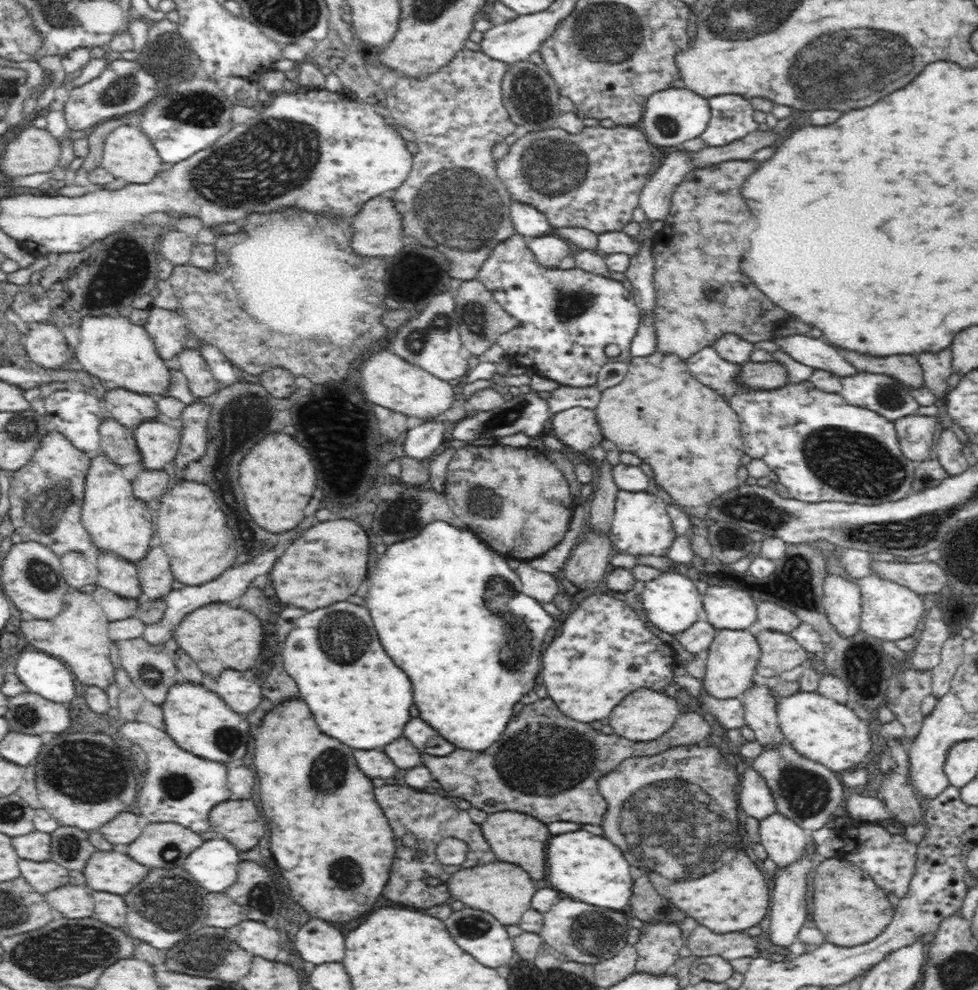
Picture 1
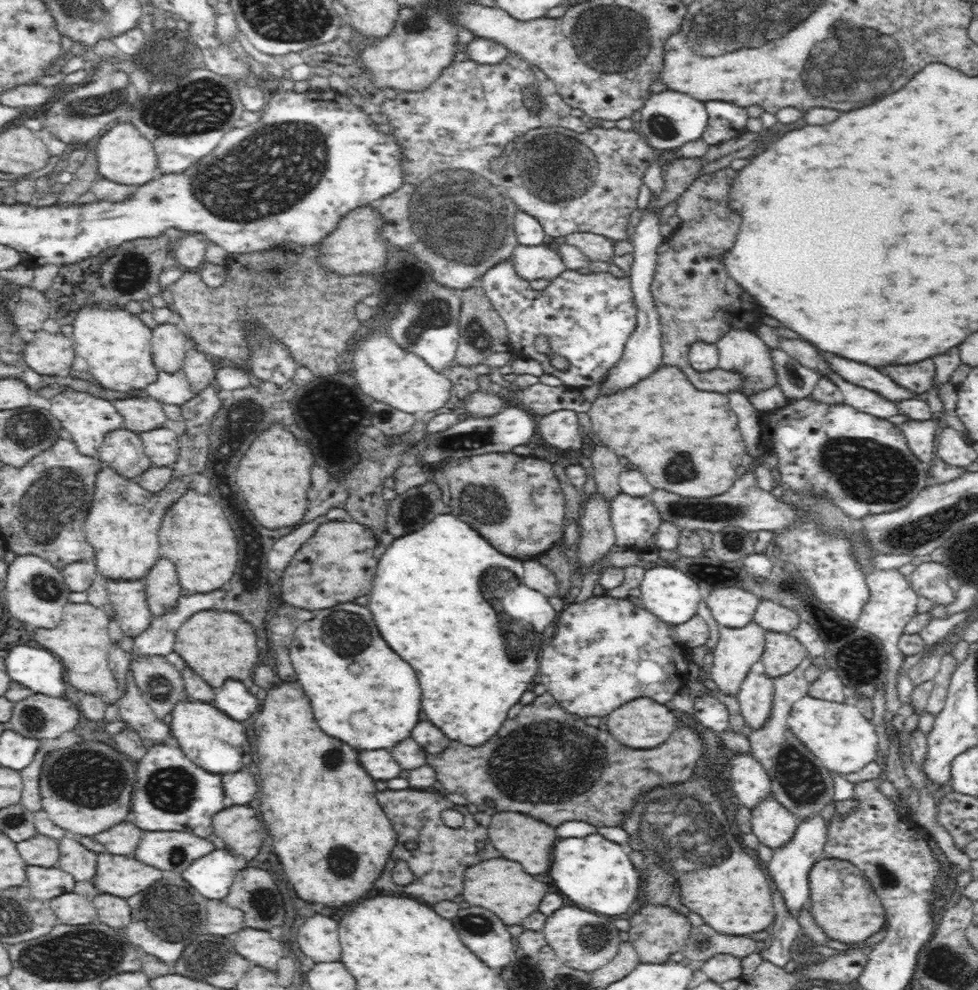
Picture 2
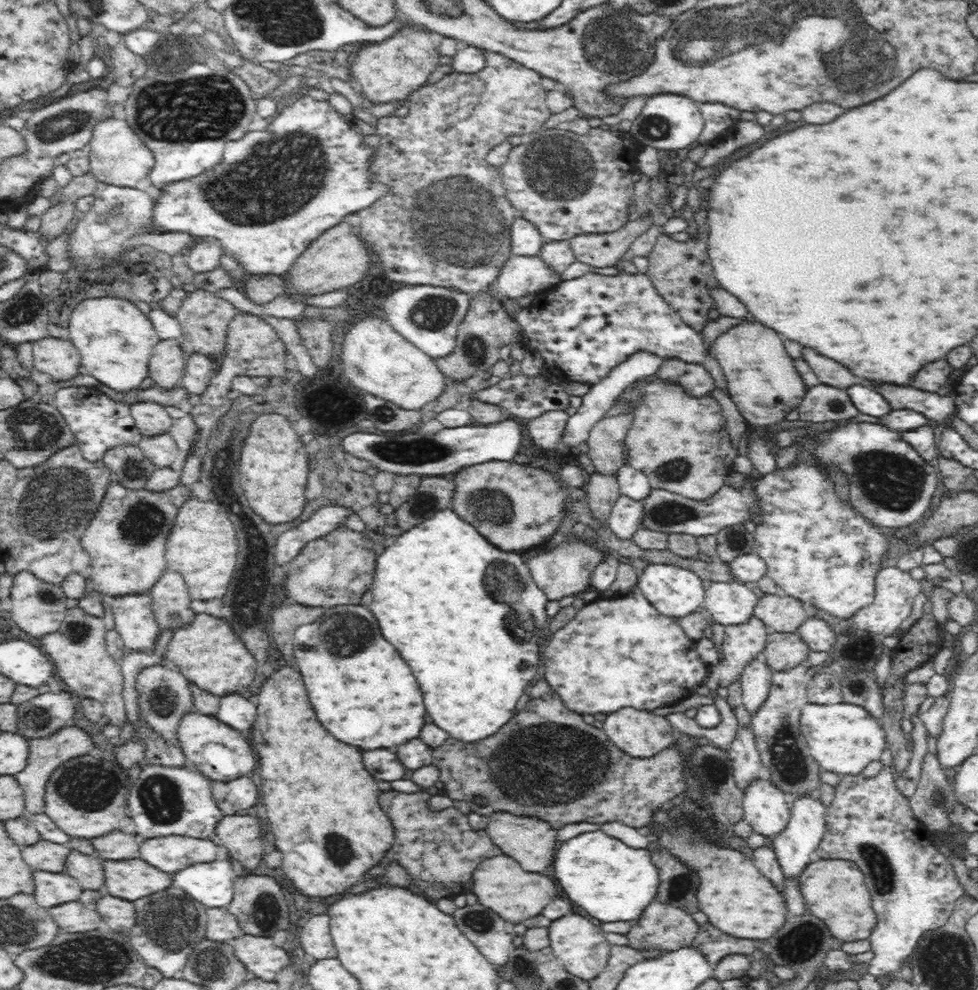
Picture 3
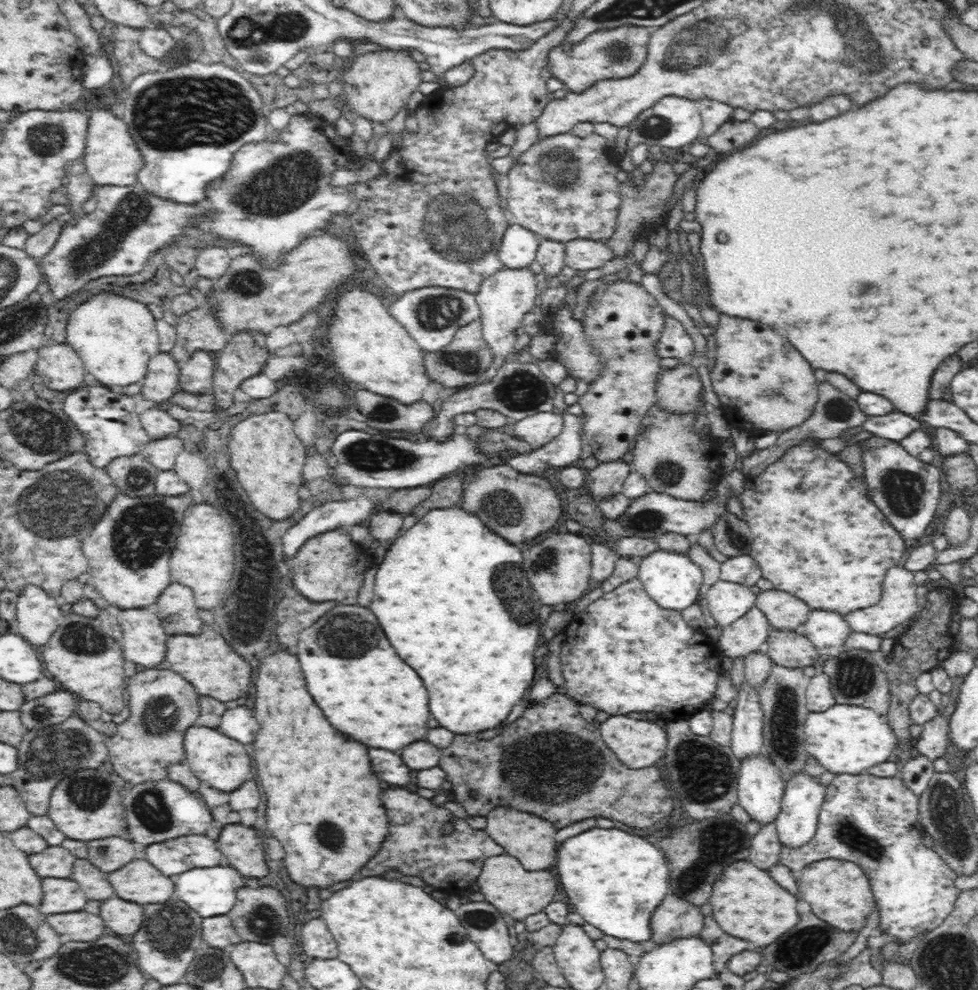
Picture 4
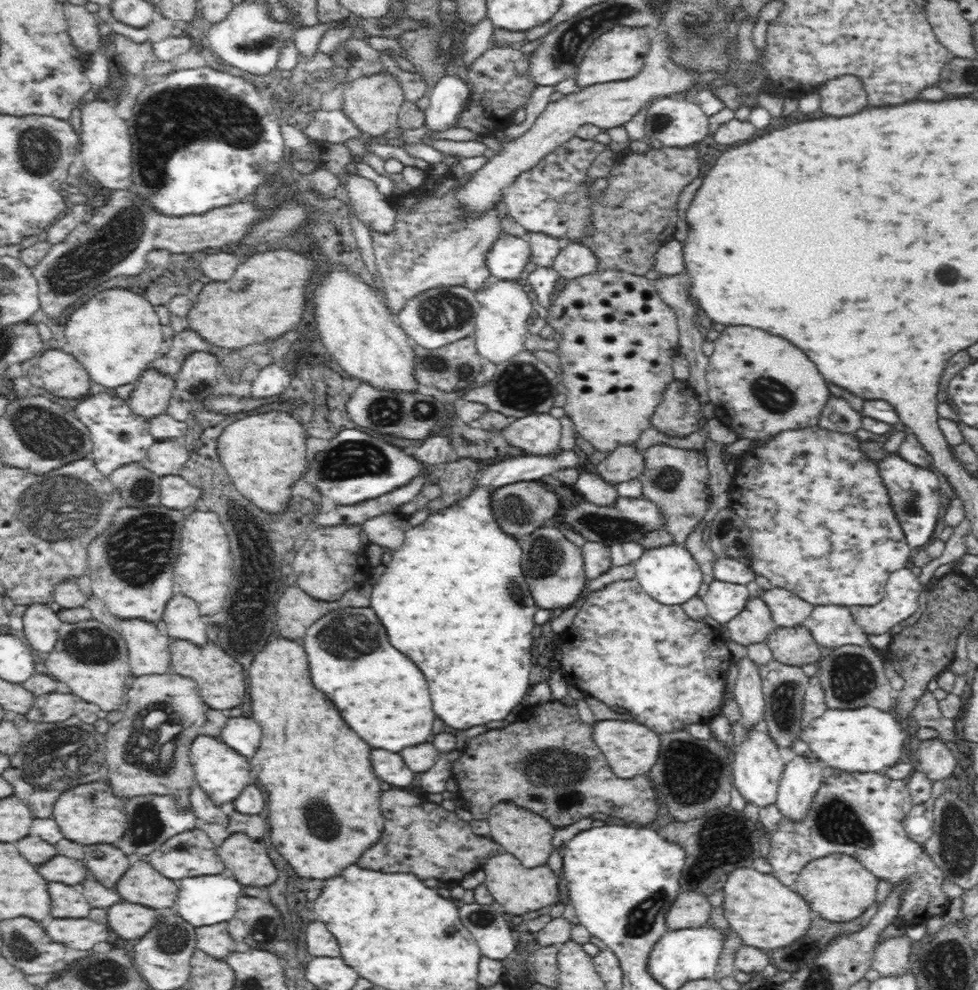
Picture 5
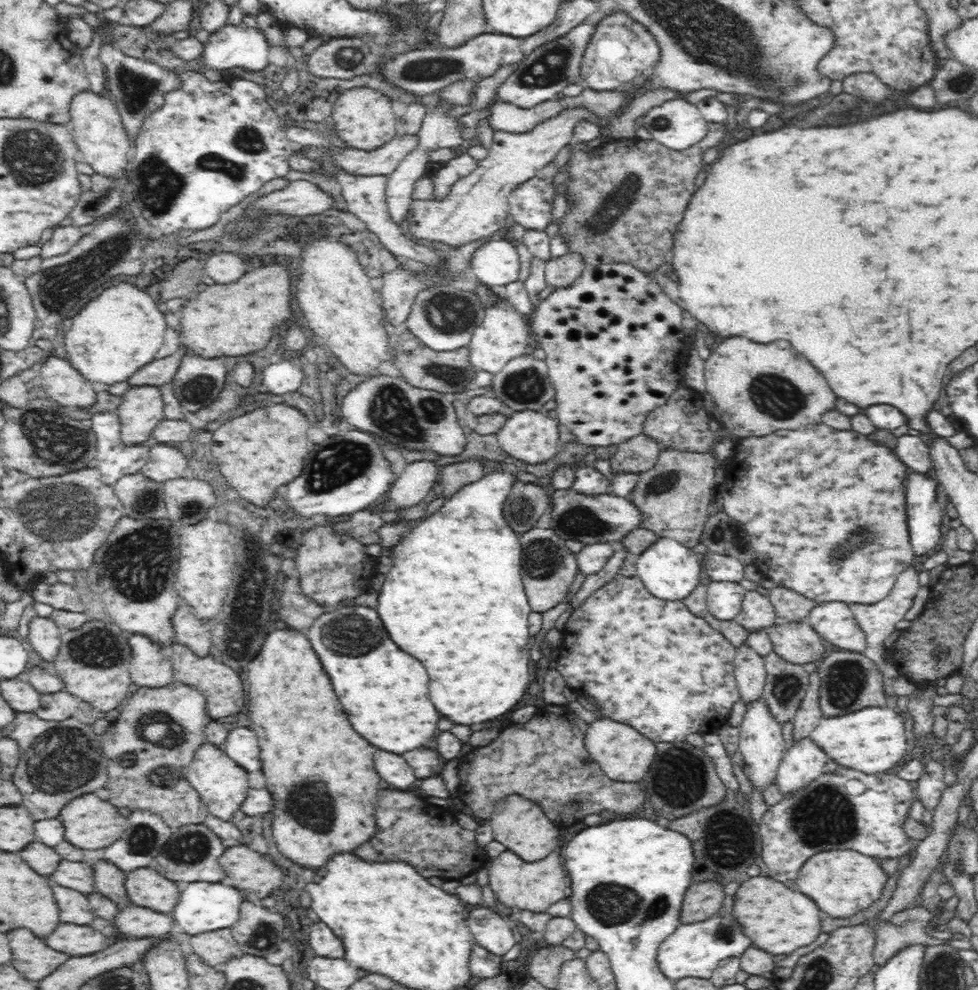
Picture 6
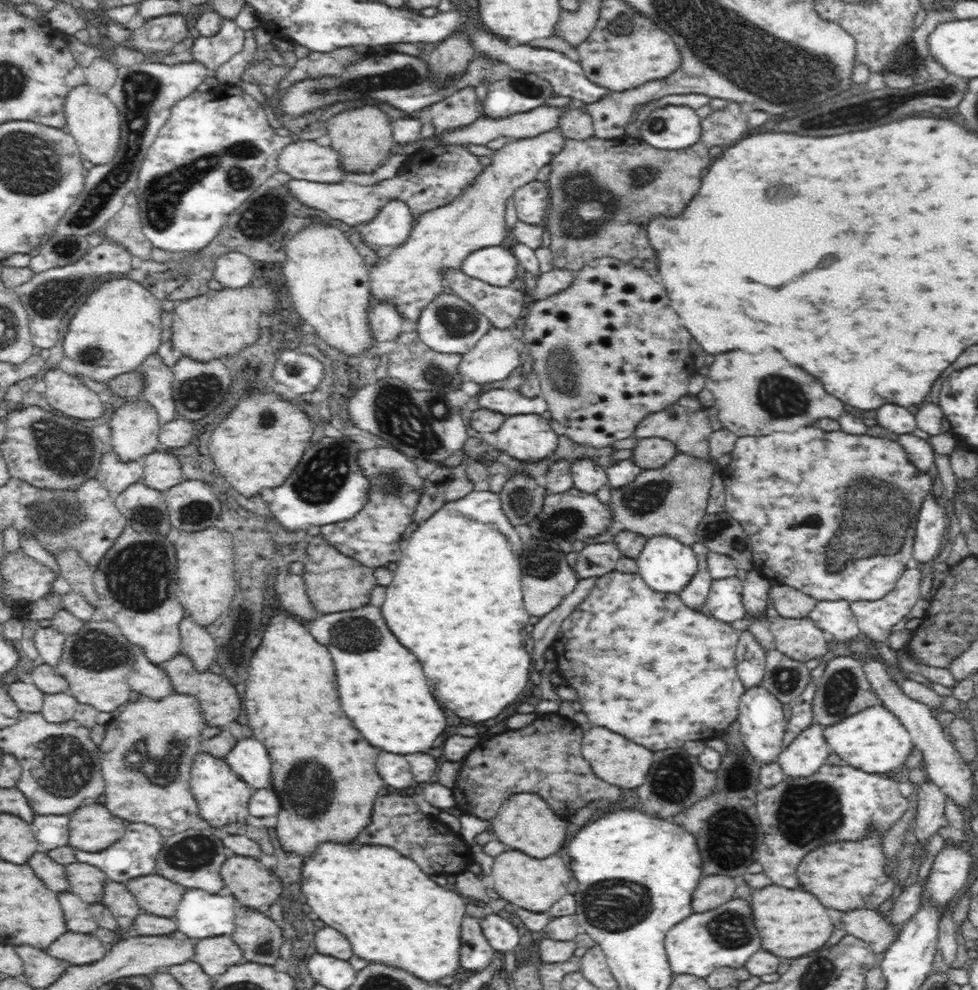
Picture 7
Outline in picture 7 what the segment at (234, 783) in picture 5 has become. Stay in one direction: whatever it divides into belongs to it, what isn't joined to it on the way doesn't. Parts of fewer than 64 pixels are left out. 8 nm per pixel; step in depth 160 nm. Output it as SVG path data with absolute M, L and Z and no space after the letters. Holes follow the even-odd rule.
M198 752L191 760L191 793L197 800L200 818L213 829L221 830L232 836L246 834L249 800L255 793L246 783L240 781L224 759L214 758L211 754Z

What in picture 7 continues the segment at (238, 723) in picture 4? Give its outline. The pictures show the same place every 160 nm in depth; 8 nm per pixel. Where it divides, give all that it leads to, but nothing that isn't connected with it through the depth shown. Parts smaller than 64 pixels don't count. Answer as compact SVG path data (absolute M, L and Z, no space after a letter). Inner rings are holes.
M242 738L224 760L231 771L254 791L272 788L272 762L266 748L254 738Z

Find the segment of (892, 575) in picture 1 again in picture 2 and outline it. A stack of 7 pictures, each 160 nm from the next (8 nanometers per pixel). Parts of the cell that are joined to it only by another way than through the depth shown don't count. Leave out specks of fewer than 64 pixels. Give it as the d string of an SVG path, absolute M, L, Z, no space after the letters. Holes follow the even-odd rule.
M922 562L907 578L914 592L946 606L955 598L948 585L948 573L941 563Z

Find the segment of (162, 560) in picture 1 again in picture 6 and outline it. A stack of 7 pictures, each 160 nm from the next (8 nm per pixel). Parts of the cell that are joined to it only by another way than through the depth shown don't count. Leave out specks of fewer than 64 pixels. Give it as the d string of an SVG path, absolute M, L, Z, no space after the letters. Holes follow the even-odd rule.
M181 604L172 616L177 644L186 646L199 658L205 658L212 648L211 630L207 623L198 620L193 609Z

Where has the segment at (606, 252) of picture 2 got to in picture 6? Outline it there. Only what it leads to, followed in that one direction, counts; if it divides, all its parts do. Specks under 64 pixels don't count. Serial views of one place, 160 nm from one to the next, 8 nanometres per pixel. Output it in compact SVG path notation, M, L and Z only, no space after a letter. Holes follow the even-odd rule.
M566 253L545 264L545 283L552 288L567 288L582 274L583 266L579 254Z

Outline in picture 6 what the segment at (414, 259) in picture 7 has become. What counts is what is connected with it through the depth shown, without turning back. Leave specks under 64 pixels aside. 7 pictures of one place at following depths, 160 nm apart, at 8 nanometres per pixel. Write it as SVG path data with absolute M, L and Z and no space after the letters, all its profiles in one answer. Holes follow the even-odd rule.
M570 108L524 134L494 132L488 157L478 161L478 166L470 174L460 177L452 184L445 197L412 200L412 217L408 228L412 238L426 240L427 244L444 244L450 250L458 250L478 240L498 235L511 223L510 194L519 184L534 178L540 170L552 164L562 148L572 143L574 125L584 117L599 124L599 118L595 118L587 110Z

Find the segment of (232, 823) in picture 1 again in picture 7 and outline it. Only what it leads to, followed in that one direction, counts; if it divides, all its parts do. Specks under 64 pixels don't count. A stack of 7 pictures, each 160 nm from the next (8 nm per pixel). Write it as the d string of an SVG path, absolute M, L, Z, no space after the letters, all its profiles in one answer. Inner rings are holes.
M235 853L222 864L221 877L238 906L268 914L272 904L279 900L282 890L279 877L256 858Z

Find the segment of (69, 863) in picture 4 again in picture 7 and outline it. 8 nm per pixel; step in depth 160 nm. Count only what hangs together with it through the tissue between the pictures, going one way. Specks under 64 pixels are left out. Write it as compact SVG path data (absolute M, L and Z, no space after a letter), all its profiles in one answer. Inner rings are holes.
M80 862L65 865L68 881L72 885L72 892L80 896L84 902L103 904L104 888L110 881L98 867Z

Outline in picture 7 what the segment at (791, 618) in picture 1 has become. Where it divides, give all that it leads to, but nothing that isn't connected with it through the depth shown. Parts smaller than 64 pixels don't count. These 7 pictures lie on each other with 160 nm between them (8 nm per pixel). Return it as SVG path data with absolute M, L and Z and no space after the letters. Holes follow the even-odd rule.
M774 584L769 598L778 616L784 618L806 618L818 600L788 585Z

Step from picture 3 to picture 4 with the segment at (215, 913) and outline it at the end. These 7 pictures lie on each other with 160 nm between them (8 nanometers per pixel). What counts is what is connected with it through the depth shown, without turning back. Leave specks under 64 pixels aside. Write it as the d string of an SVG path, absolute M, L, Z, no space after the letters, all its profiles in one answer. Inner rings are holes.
M228 915L202 919L201 937L203 945L220 948L220 950L224 950L232 944L240 944L242 941L233 929Z

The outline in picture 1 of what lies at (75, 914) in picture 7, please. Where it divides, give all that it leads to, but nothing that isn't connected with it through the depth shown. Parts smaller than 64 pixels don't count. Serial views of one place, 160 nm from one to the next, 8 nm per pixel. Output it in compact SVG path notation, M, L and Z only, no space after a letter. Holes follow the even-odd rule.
M20 858L18 866L21 876L40 895L45 895L46 892L53 891L55 888L70 882L69 870L52 860L34 862L33 860Z

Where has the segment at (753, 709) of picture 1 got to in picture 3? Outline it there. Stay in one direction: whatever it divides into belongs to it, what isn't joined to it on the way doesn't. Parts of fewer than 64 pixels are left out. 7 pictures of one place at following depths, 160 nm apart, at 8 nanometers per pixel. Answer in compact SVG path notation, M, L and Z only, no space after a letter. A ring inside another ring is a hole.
M761 657L749 662L740 675L742 706L754 714L767 699L773 671Z

